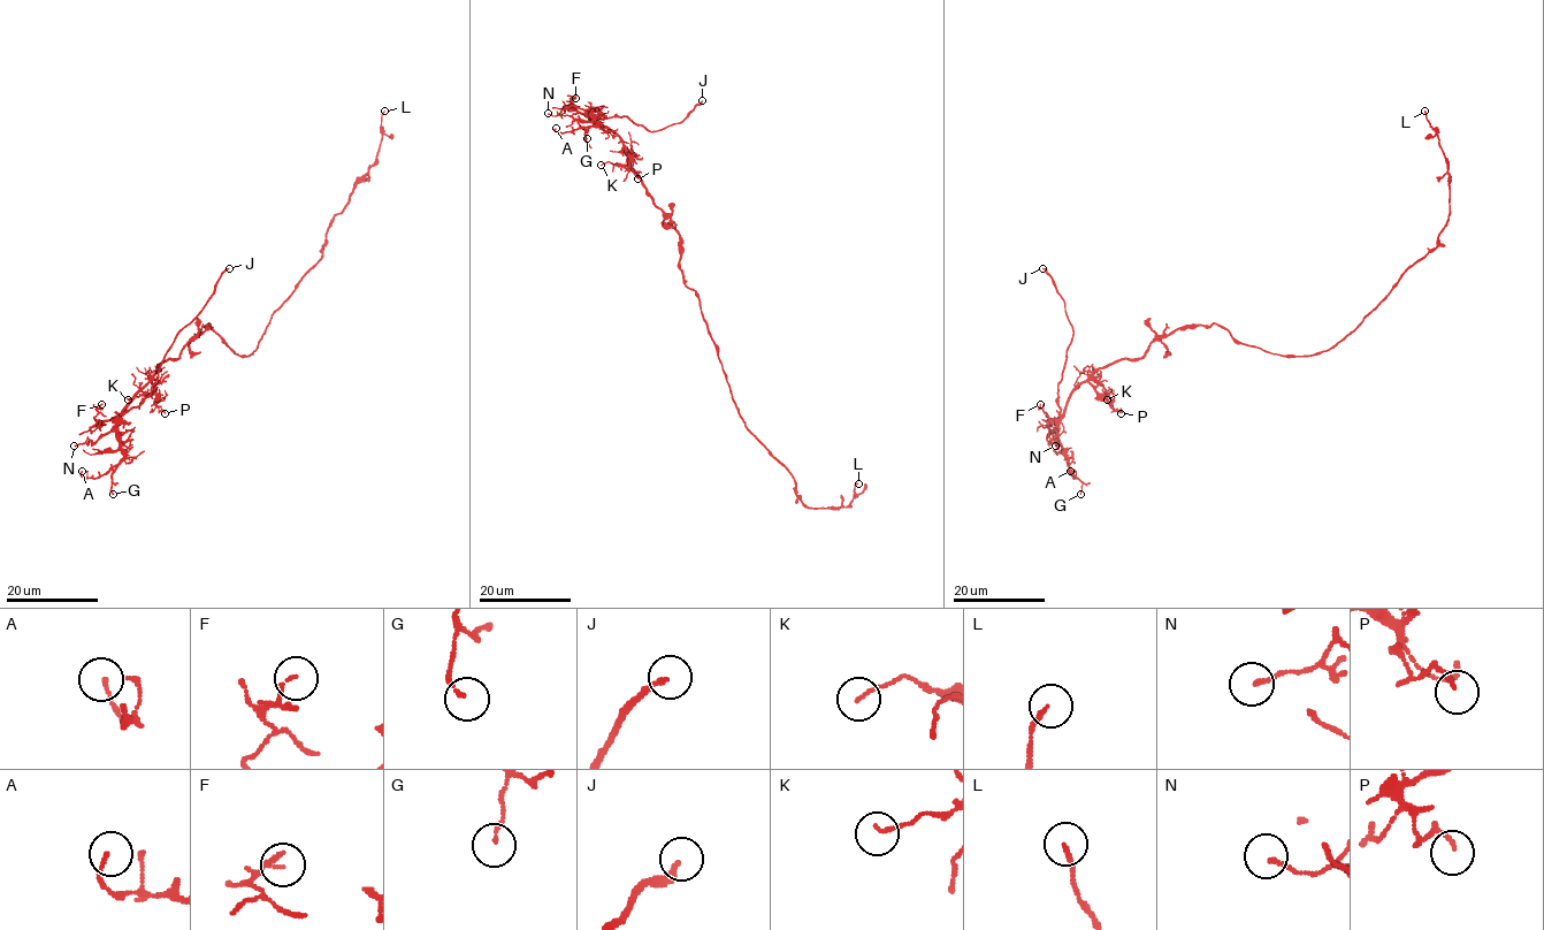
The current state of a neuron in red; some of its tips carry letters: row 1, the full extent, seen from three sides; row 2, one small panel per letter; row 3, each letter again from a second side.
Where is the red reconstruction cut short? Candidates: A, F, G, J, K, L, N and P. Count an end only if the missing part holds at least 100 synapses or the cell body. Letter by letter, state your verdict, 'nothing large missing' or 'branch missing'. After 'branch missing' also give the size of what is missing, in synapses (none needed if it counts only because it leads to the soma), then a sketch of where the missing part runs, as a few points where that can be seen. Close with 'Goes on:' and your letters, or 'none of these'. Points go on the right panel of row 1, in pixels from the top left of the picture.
A: nothing large missing
F: nothing large missing
G: nothing large missing
J: branch missing; missing branch runs (1042, 268), (1026, 267), (1030, 269)
K: nothing large missing
L: nothing large missing
N: nothing large missing
P: nothing large missing
Goes on: J

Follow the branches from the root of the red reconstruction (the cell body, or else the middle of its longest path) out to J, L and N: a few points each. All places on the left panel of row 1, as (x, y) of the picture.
J: (220, 336), (205, 326), (177, 359), (158, 366), (121, 414), (151, 393), (175, 337), (229, 268)
L: (220, 336), (239, 356), (257, 349), (272, 315), (321, 259), (334, 218), (375, 161), (384, 111)
N: (220, 336), (208, 324), (205, 326), (177, 359), (158, 366), (108, 432), (93, 442), (88, 439), (74, 446)

